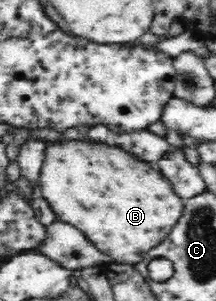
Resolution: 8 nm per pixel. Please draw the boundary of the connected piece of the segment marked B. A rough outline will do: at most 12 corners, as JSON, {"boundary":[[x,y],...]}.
{"boundary":[[47,145],[58,221],[135,265],[184,209],[170,180],[118,146]]}

